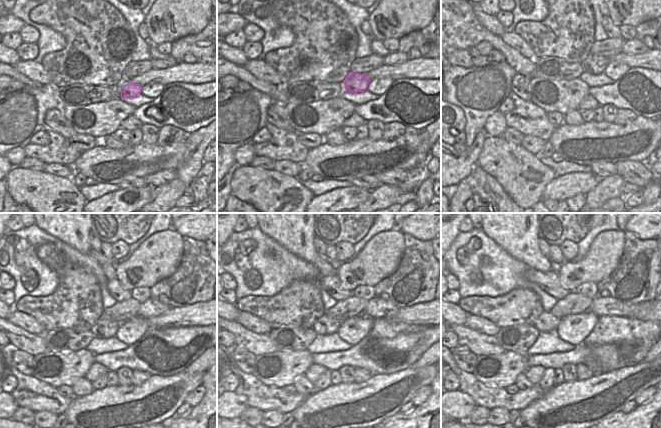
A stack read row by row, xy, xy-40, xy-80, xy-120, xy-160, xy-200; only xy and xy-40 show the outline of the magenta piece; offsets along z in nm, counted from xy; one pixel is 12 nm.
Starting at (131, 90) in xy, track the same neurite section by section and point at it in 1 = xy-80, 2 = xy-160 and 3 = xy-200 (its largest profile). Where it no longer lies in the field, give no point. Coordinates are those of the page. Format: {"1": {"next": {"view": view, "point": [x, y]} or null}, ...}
{"1": {"next": {"view": "xy-80", "point": [572, 74]}}, "2": {"next": {"view": "xy-160", "point": [332, 285]}}, "3": {"next": {"view": "xy-200", "point": [549, 282]}}}

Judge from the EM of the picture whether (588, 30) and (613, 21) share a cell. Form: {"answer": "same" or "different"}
{"answer": "same"}

